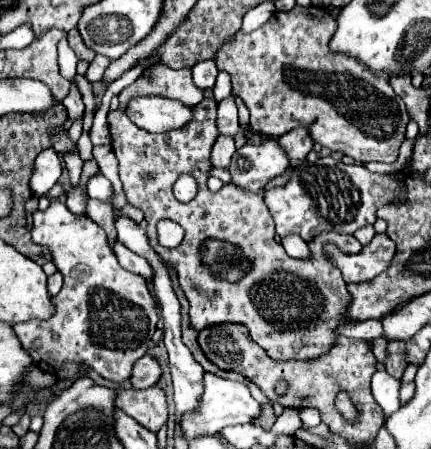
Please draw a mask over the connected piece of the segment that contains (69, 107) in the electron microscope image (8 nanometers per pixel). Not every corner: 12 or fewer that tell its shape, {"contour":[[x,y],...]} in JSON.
{"contour":[[72,83],[62,105],[70,121],[84,117],[84,103],[78,87]]}

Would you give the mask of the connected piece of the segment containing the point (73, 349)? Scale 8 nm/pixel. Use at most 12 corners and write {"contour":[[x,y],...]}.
{"contour":[[54,199],[32,241],[64,275],[12,327],[46,373],[126,381],[158,305],[106,231]]}

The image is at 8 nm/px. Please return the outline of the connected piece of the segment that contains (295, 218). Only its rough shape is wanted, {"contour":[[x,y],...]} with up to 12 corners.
{"contour":[[318,157],[264,191],[280,237],[374,225],[404,175]]}

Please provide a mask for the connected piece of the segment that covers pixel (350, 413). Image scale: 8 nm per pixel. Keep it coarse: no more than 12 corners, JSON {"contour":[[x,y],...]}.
{"contour":[[344,391],[336,395],[336,409],[350,422],[358,418],[356,405]]}

